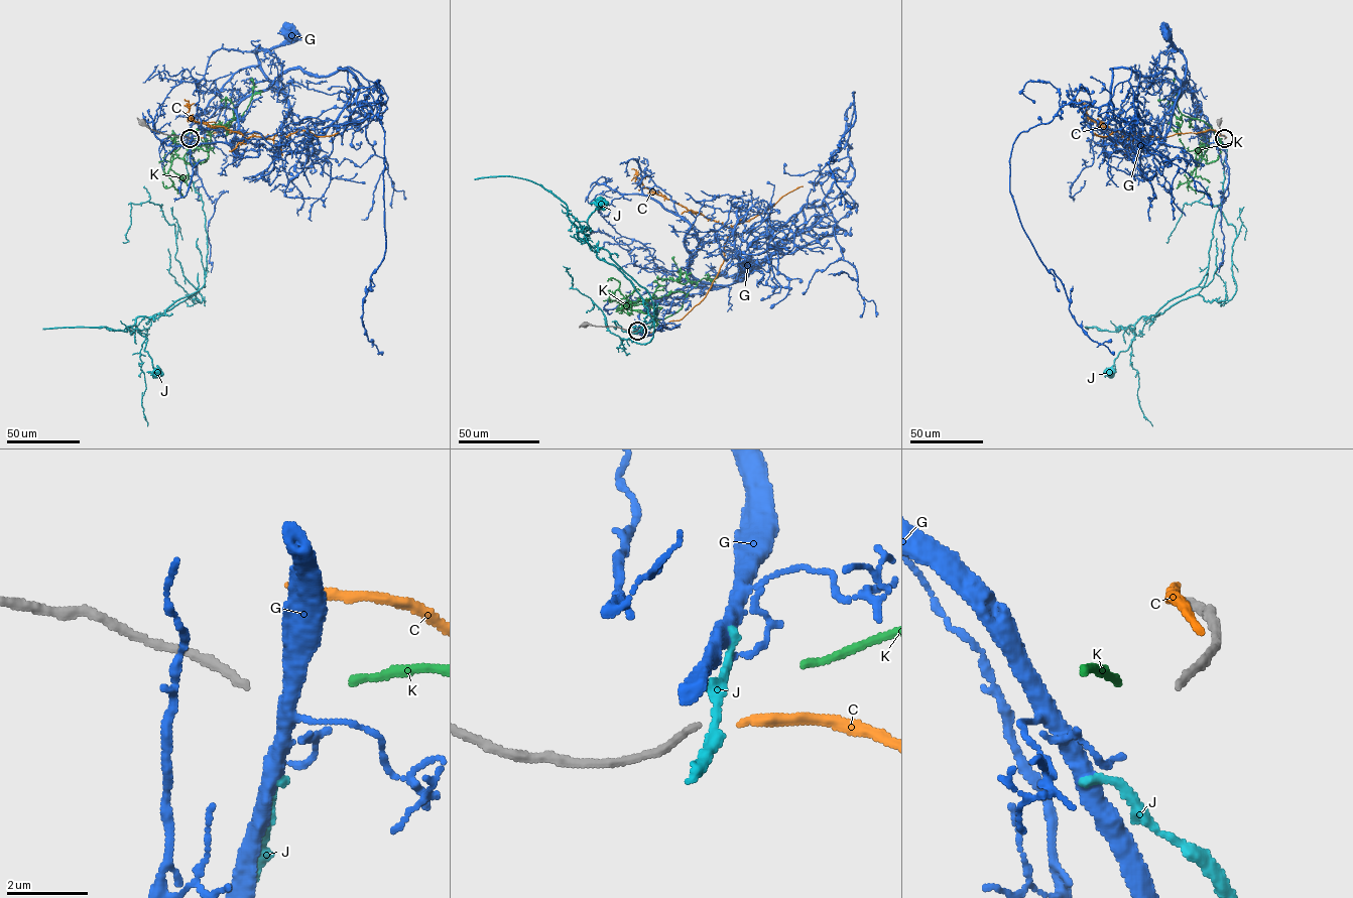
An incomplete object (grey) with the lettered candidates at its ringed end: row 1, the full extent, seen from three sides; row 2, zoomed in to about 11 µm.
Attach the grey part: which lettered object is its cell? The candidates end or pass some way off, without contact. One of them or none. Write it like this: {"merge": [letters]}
{"merge": ["K"]}

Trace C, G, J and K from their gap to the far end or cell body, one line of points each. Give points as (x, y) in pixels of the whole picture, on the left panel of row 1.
C: (192, 136), (237, 130), (274, 136), (245, 137), (195, 122), (185, 99)
G: (191, 141), (194, 118), (220, 89), (236, 72), (256, 67), (257, 52), (279, 46), (288, 33)
J: (191, 142), (187, 168), (203, 203), (207, 234), (205, 283), (175, 300), (164, 314), (136, 319), (157, 373)
K: (194, 138), (205, 144), (205, 135), (234, 118), (229, 125), (198, 128), (171, 141), (174, 136), (187, 135)

